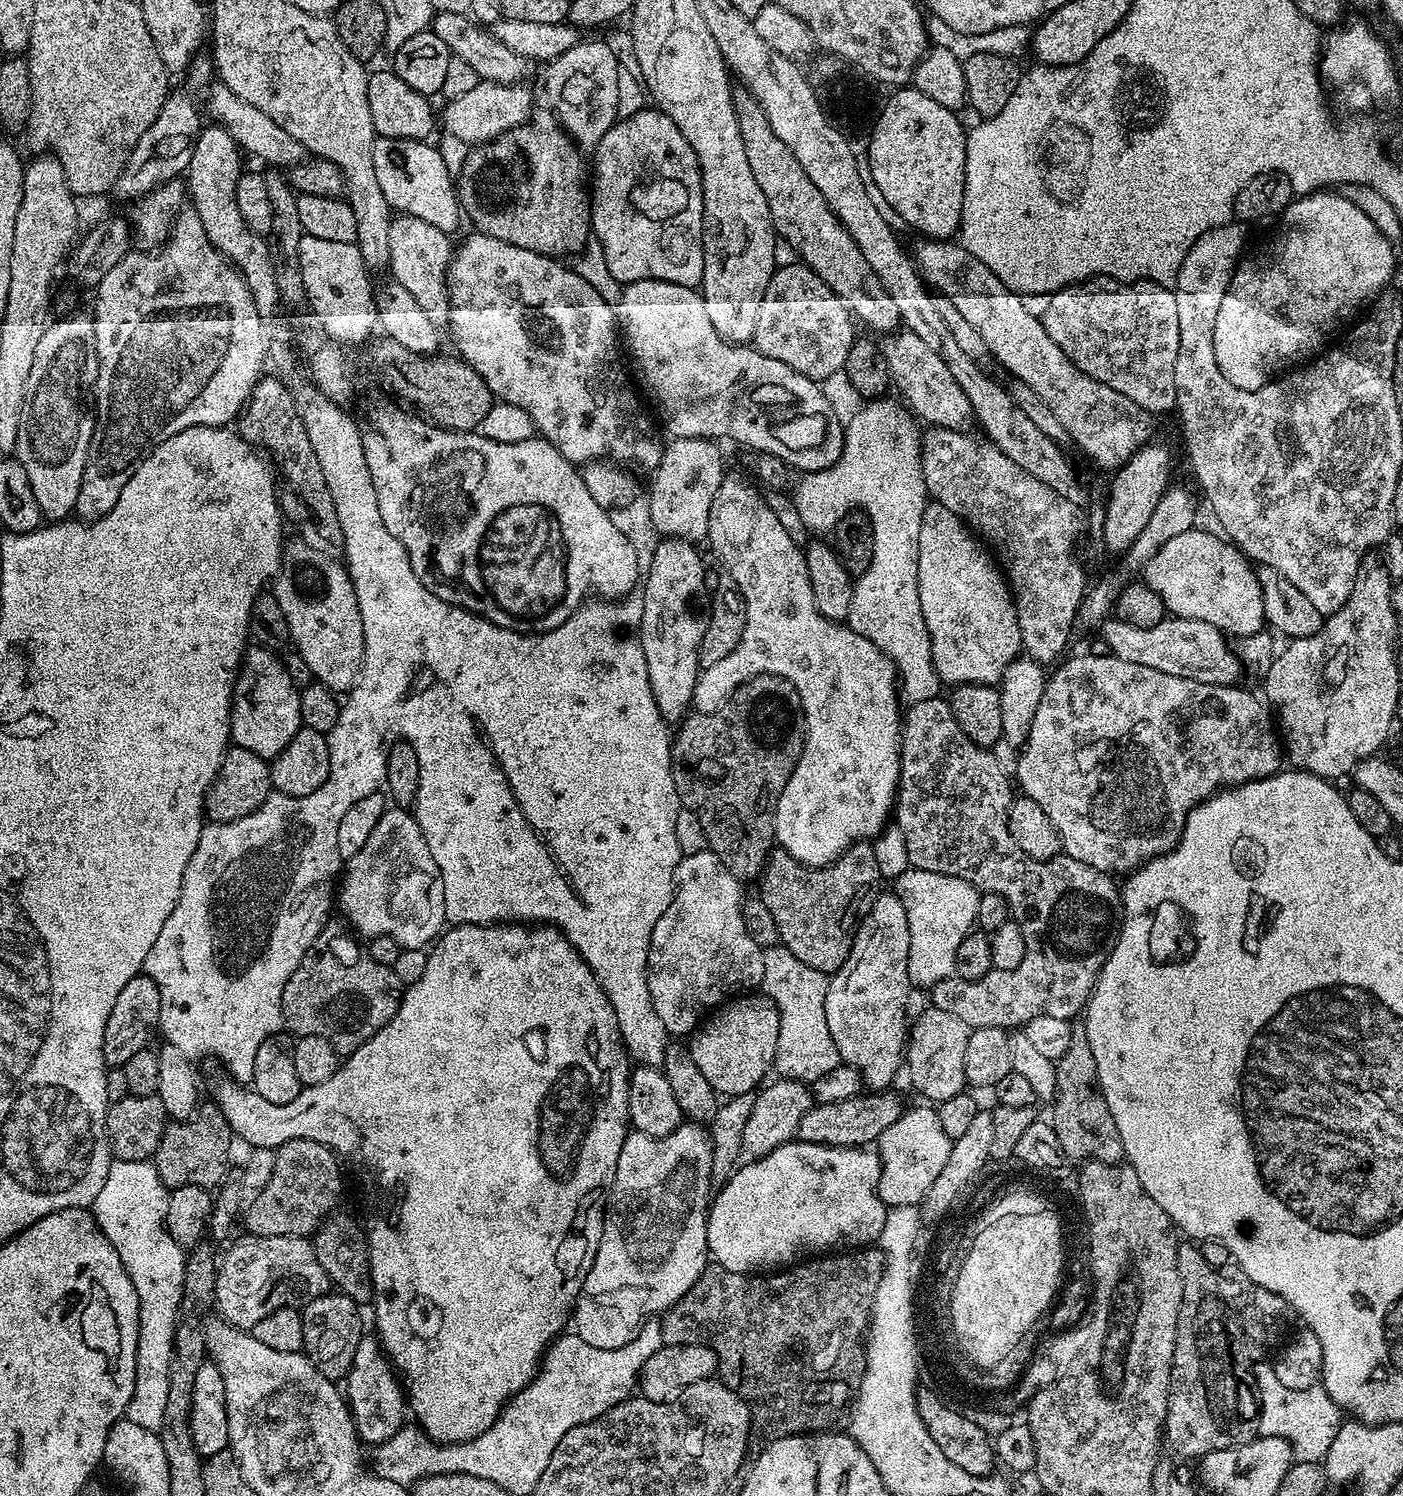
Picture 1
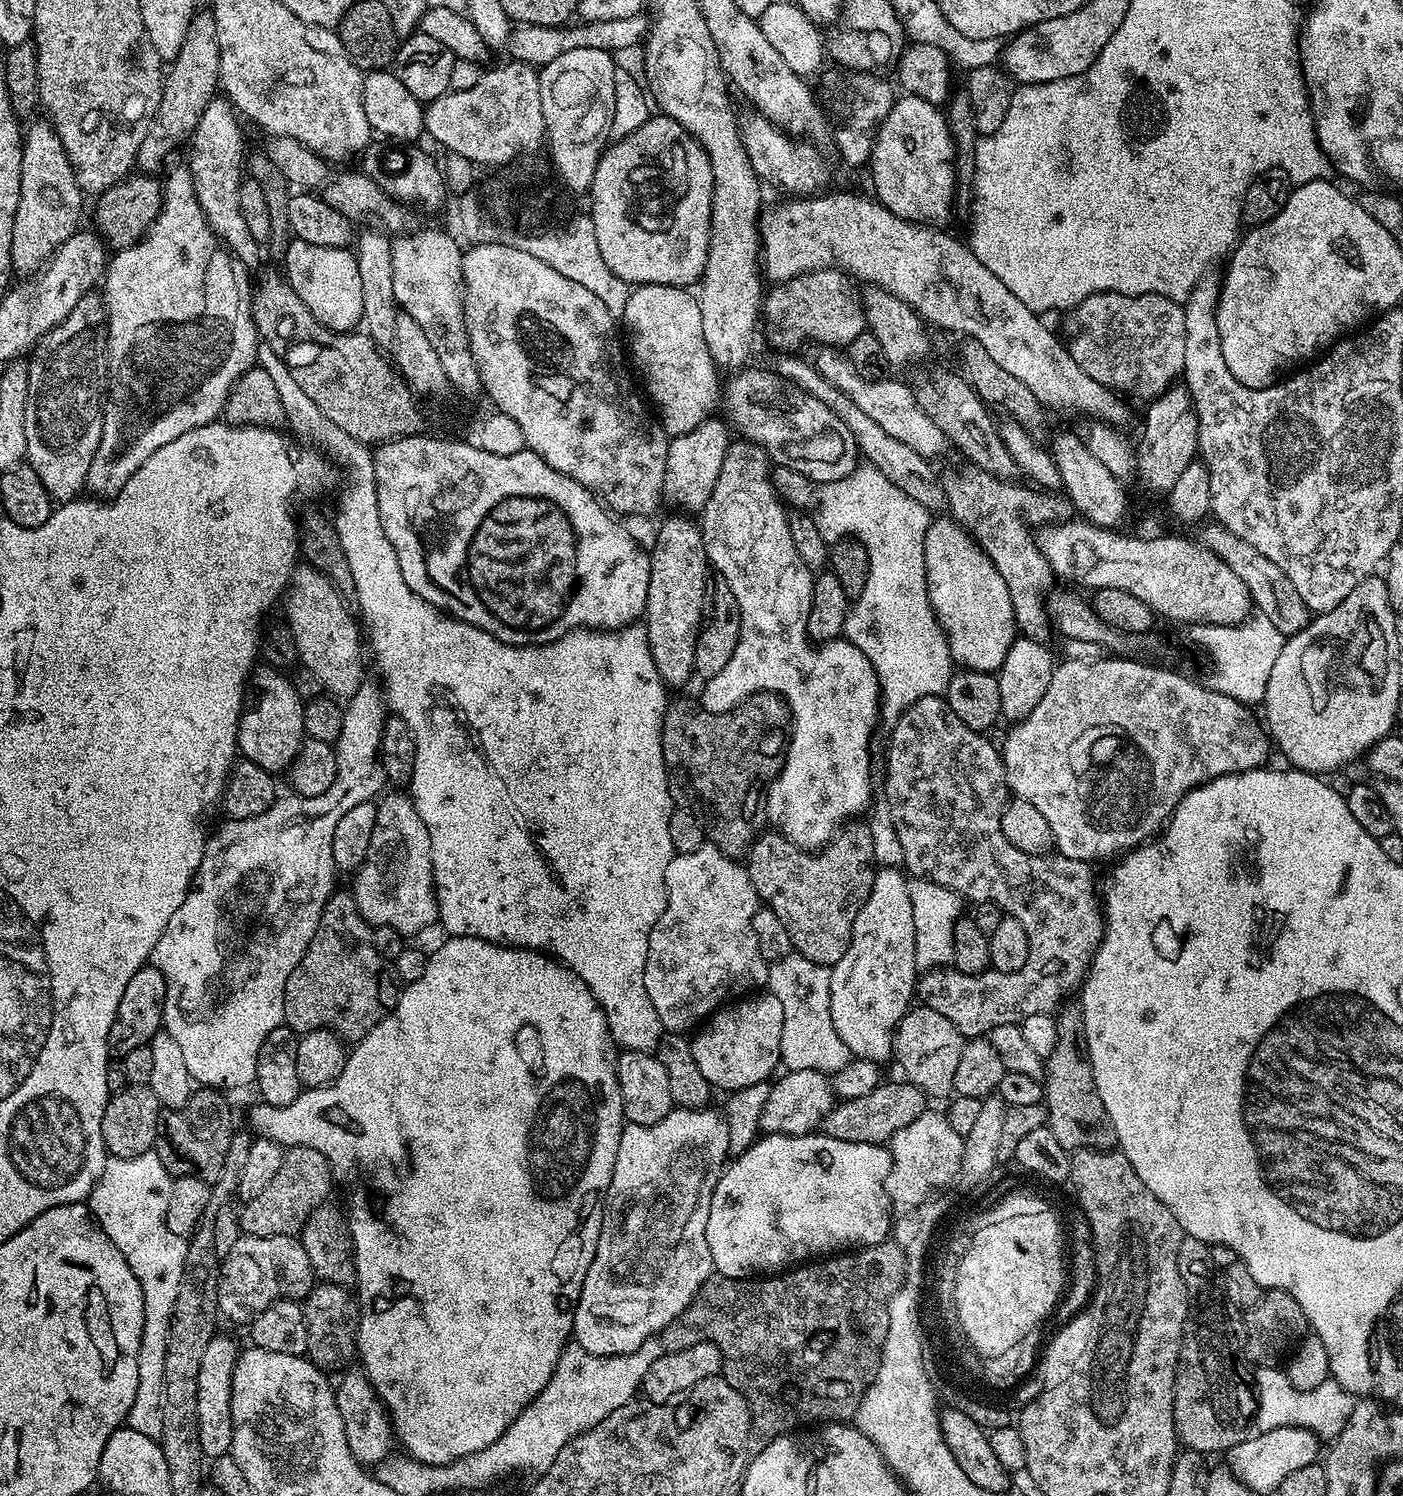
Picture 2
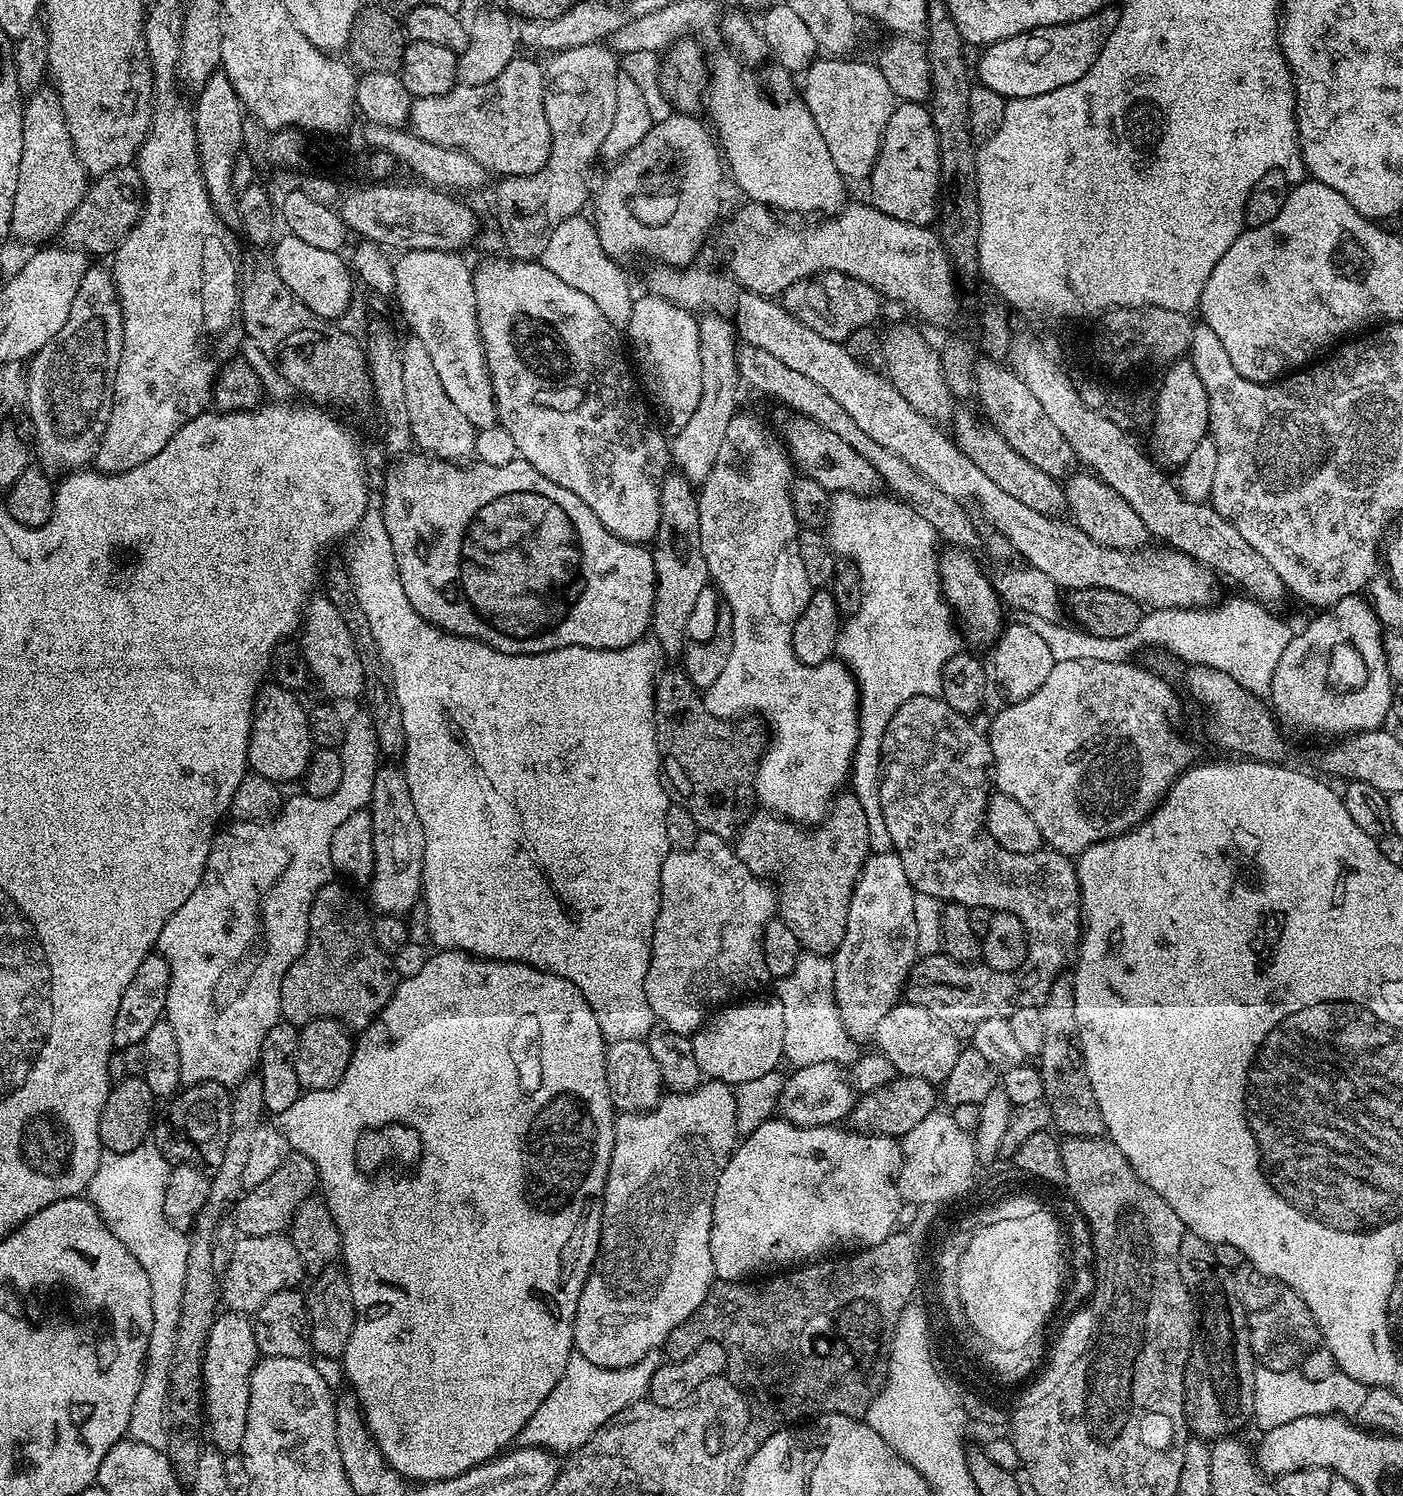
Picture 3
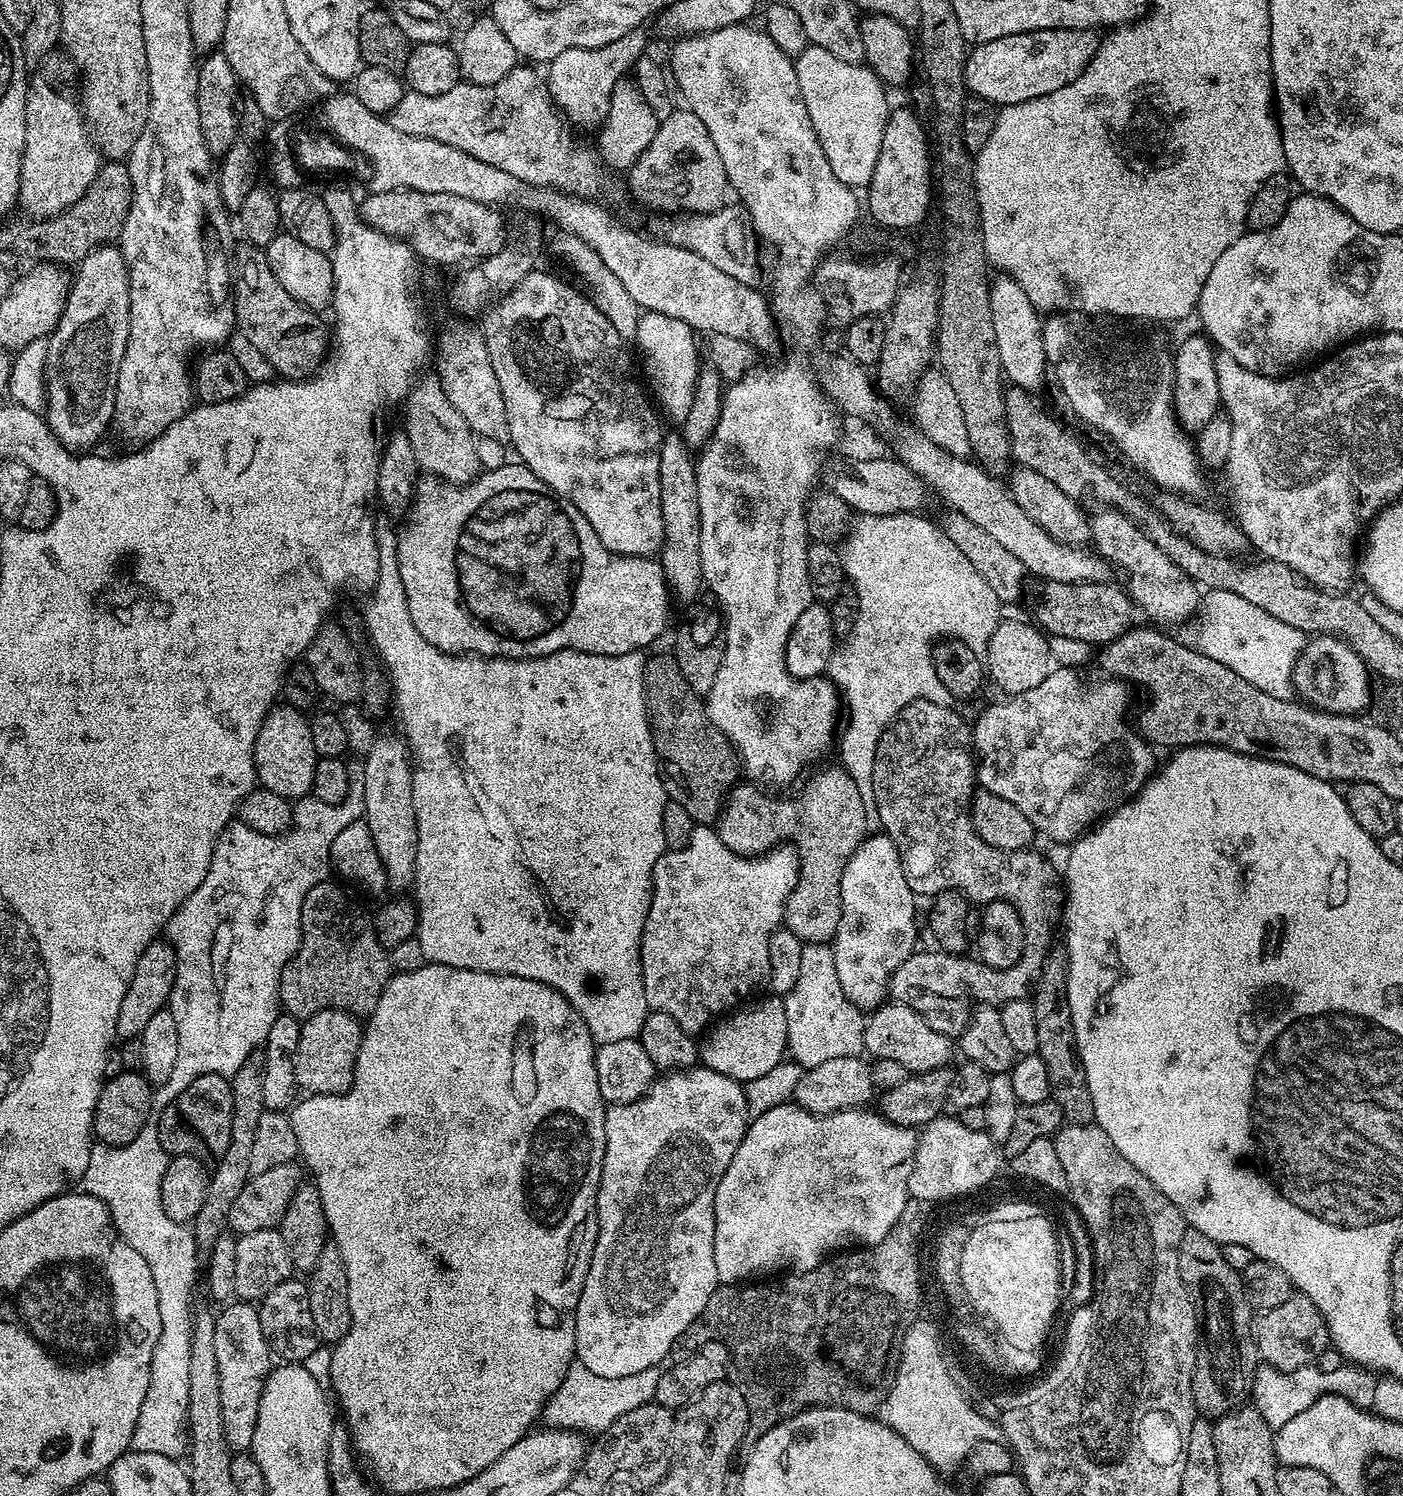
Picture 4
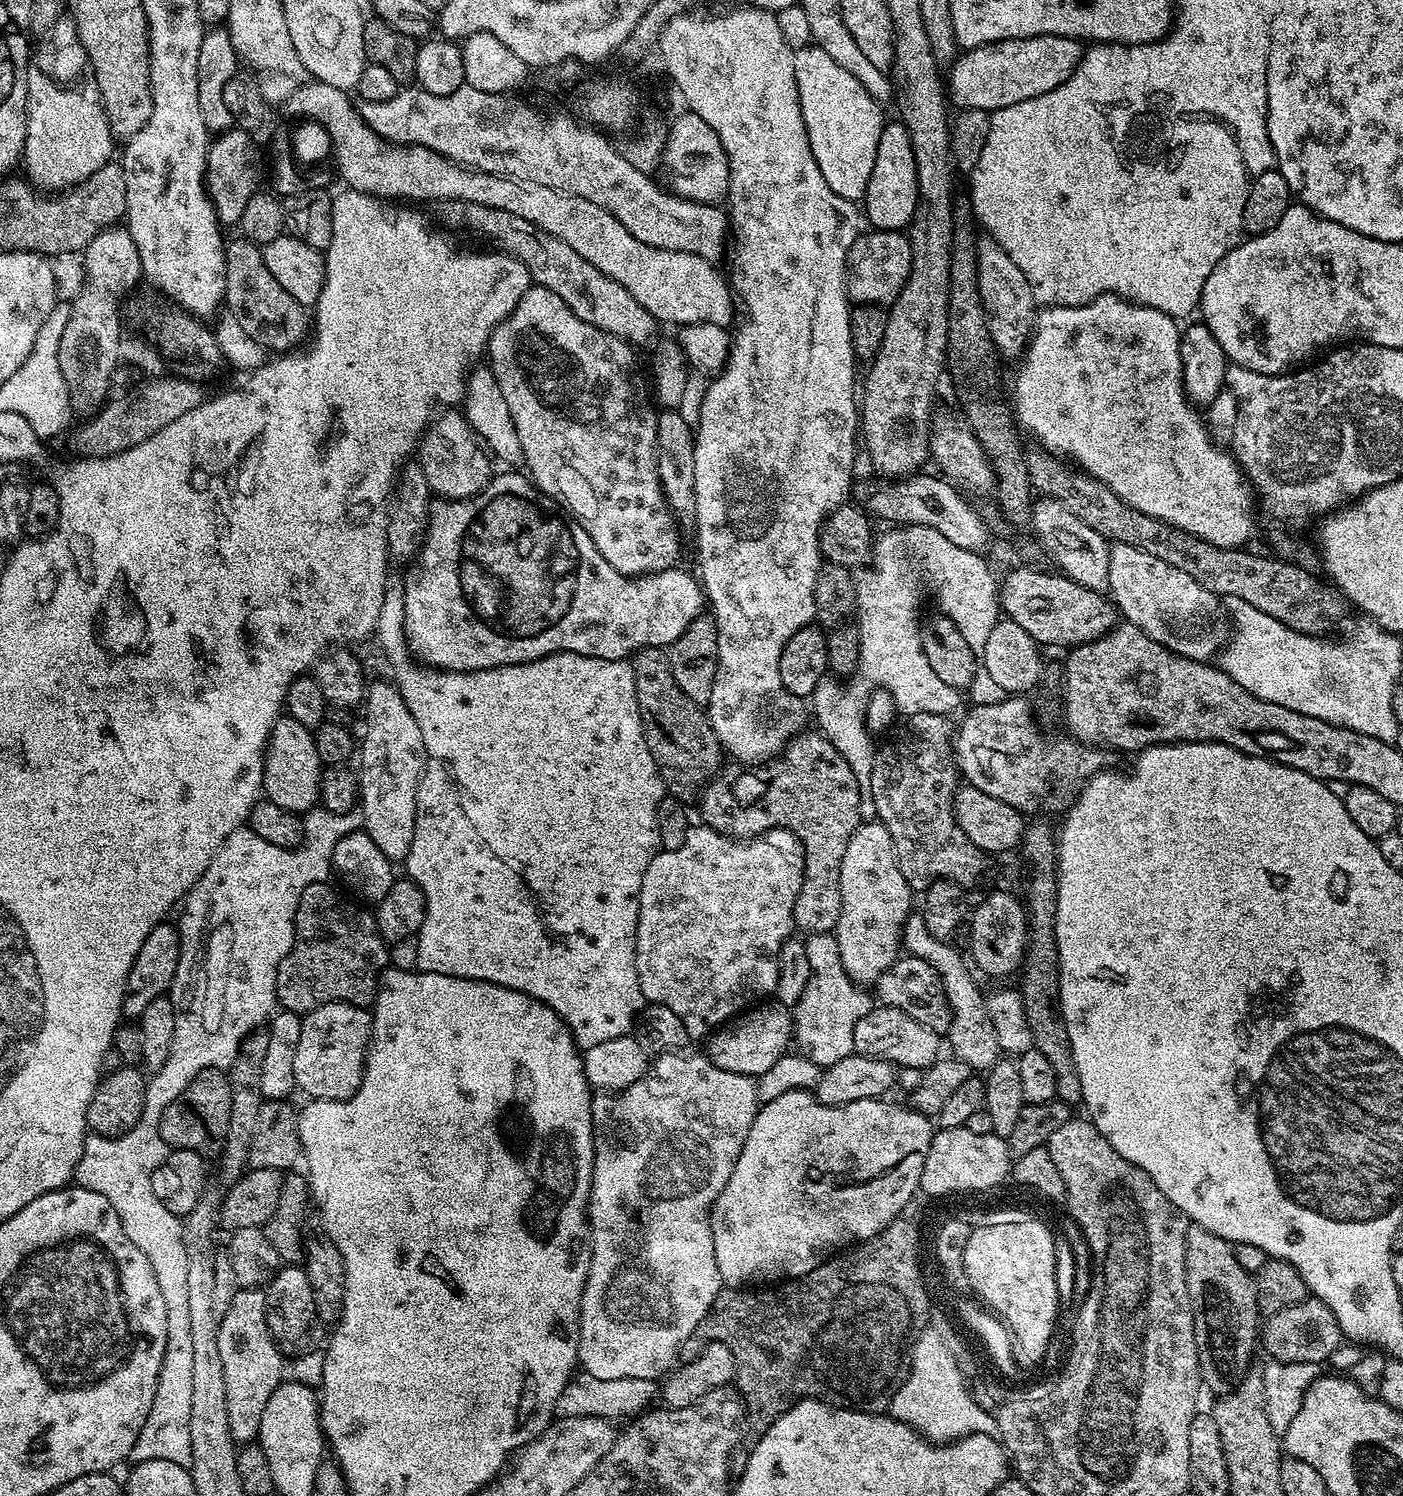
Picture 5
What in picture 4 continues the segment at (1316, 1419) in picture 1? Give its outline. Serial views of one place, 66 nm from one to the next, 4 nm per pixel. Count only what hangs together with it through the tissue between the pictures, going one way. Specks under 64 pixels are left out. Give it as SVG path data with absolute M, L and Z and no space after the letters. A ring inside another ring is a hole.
M1346 1362L1338 1370L1329 1372L1315 1366L1283 1372L1277 1368L1271 1368L1269 1364L1261 1363L1256 1369L1250 1400L1262 1414L1268 1427L1275 1430L1286 1426L1290 1418L1302 1414L1302 1410L1306 1410L1308 1406L1314 1406L1314 1402L1318 1402L1318 1398L1323 1396L1341 1396L1356 1408L1371 1409L1377 1379L1375 1371L1361 1368L1351 1362Z

